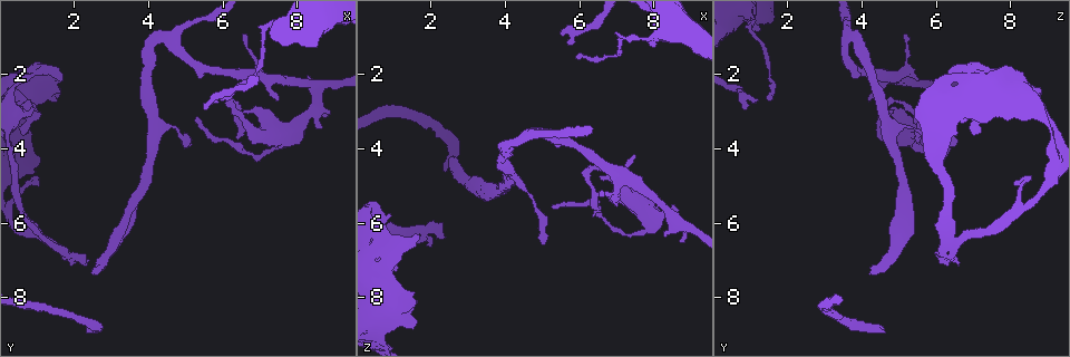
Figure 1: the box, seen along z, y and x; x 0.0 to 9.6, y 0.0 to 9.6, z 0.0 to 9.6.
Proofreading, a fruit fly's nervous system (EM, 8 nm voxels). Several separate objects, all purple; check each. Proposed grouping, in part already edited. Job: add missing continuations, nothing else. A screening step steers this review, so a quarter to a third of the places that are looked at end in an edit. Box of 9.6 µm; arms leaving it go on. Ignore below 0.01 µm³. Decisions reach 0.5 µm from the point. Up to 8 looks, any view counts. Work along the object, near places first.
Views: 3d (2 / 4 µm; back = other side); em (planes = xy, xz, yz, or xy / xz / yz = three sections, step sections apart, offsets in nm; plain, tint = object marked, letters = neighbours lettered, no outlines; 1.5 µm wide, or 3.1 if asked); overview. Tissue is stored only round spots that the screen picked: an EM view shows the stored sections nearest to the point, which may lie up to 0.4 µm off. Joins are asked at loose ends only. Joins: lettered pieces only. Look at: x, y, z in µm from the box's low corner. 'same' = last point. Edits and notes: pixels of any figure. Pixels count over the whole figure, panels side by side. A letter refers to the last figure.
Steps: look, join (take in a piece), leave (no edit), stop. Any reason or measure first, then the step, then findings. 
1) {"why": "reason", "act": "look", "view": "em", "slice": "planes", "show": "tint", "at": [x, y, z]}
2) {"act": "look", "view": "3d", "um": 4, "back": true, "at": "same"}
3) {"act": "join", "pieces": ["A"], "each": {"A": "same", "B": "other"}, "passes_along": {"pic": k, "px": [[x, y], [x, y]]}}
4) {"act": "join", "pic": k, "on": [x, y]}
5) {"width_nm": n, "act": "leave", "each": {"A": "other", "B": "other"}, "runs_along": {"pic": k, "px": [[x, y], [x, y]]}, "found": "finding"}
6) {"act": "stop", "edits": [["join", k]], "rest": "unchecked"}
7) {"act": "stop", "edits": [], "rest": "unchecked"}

{"why": "branch stops here", "act": "look", "view": "3d", "um": 4, "at": [2.35, 9.00, 4.60]}

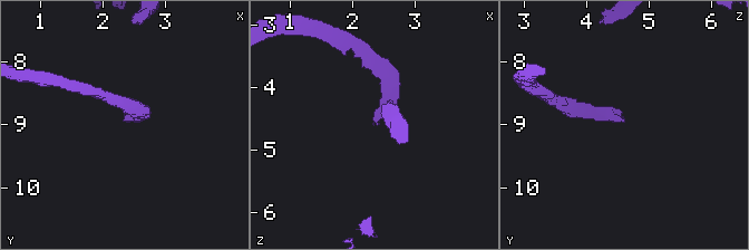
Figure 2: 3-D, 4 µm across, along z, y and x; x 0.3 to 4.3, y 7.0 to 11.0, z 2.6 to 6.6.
{"act": "look", "view": "em", "um": 3.1, "slice": "planes", "show": "letters", "at": [2.40, 8.90, 4.60]}

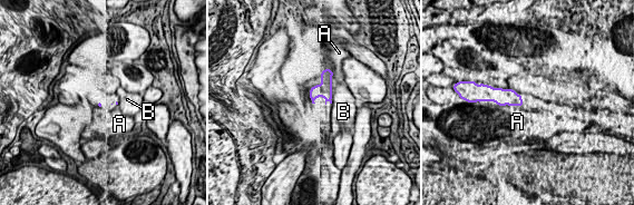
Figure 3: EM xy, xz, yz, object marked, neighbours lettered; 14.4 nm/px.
{"act": "leave", "each": {"A": "other", "B": "other"}, "border": {"pic": 3, "px": [[331, 70], [332, 78]]}, "found": "none of them fits"}

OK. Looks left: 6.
{"why": "thin end", "act": "look", "view": "em", "slice": "planes", "show": "letters", "at": [5.00, 3.85, 6.55]}

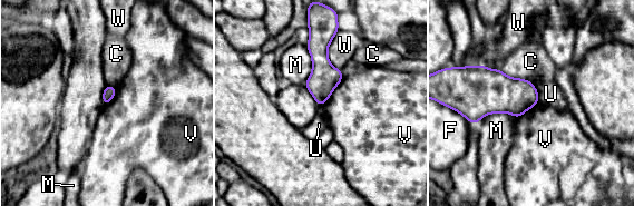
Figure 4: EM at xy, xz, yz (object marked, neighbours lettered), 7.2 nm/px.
{"act": "leave", "each": {"C": "other", "F": "other", "M": "other", "U": "other", "V": "other", "W": "other"}, "border": {"pic": 4, "px": [[343, 78], [330, 97], [321, 105]]}, "found": "none of them fits"}

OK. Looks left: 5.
{"why": "thin end", "act": "look", "view": "3d", "um": 2, "back": true, "at": [5.55, 2.95, 0.85]}

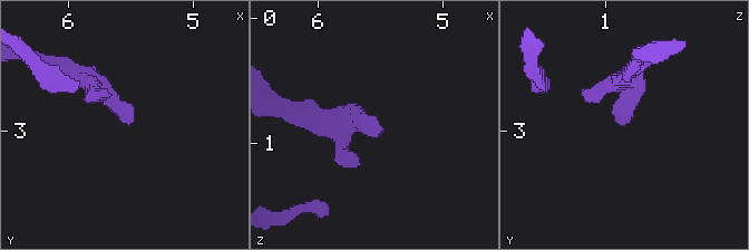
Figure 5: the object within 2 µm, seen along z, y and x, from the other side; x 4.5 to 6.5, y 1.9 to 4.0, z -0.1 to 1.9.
{"why": "now the EM", "act": "look", "view": "em", "slice": "planes", "show": "tint", "at": [5.50, 2.90, 0.84]}

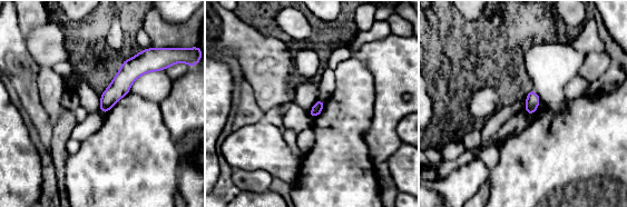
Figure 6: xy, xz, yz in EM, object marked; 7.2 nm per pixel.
{"act": "look", "view": "em", "slice": "planes", "show": "letters", "at": "same"}

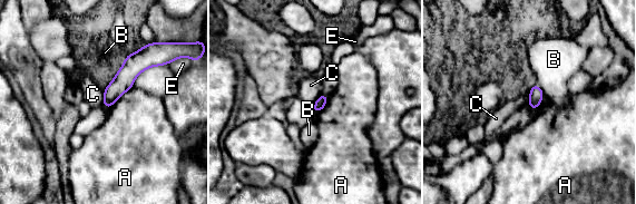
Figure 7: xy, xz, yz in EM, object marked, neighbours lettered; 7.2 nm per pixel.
{"act": "leave", "each": {"A": "other", "B": "other", "C": "other", "E": "other"}, "runs_along": {"pic": 7, "px": [[144, 50], [106, 104]]}, "found": "none of them fits"}

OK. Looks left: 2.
{"act": "stop", "edits": [], "rest": "unchecked"}

